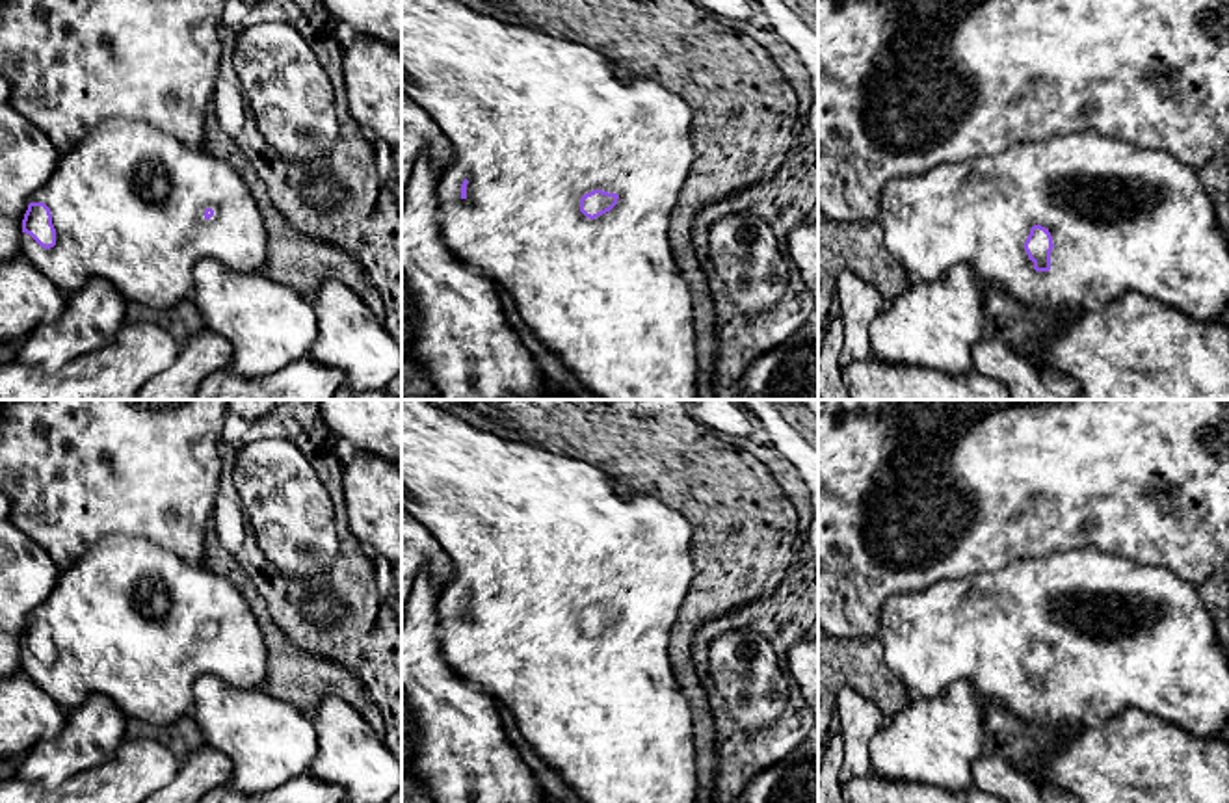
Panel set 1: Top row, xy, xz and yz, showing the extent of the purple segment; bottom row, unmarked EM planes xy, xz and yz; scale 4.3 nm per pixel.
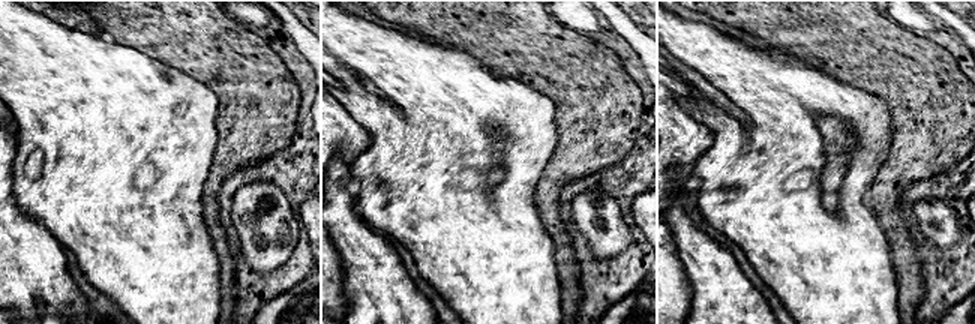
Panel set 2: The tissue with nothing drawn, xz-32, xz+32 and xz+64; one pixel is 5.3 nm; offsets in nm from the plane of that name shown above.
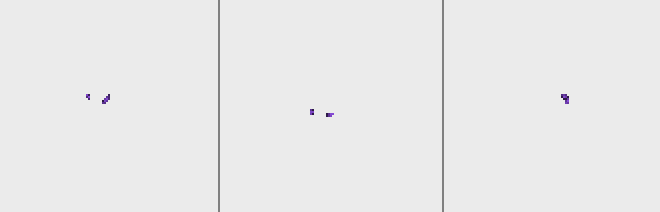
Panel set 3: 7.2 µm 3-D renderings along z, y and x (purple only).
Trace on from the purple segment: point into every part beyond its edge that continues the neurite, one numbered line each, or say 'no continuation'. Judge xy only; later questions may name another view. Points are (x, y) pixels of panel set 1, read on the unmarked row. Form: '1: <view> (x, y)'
1: xy (127, 619)

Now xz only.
1: xz (536, 538)

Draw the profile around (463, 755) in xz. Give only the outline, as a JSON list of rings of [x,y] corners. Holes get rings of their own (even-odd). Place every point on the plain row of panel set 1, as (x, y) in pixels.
[[[426,571],[418,573],[403,606],[402,695],[416,723],[415,770],[435,803],[547,803],[535,775],[506,736],[496,701],[444,660],[437,591]]]

